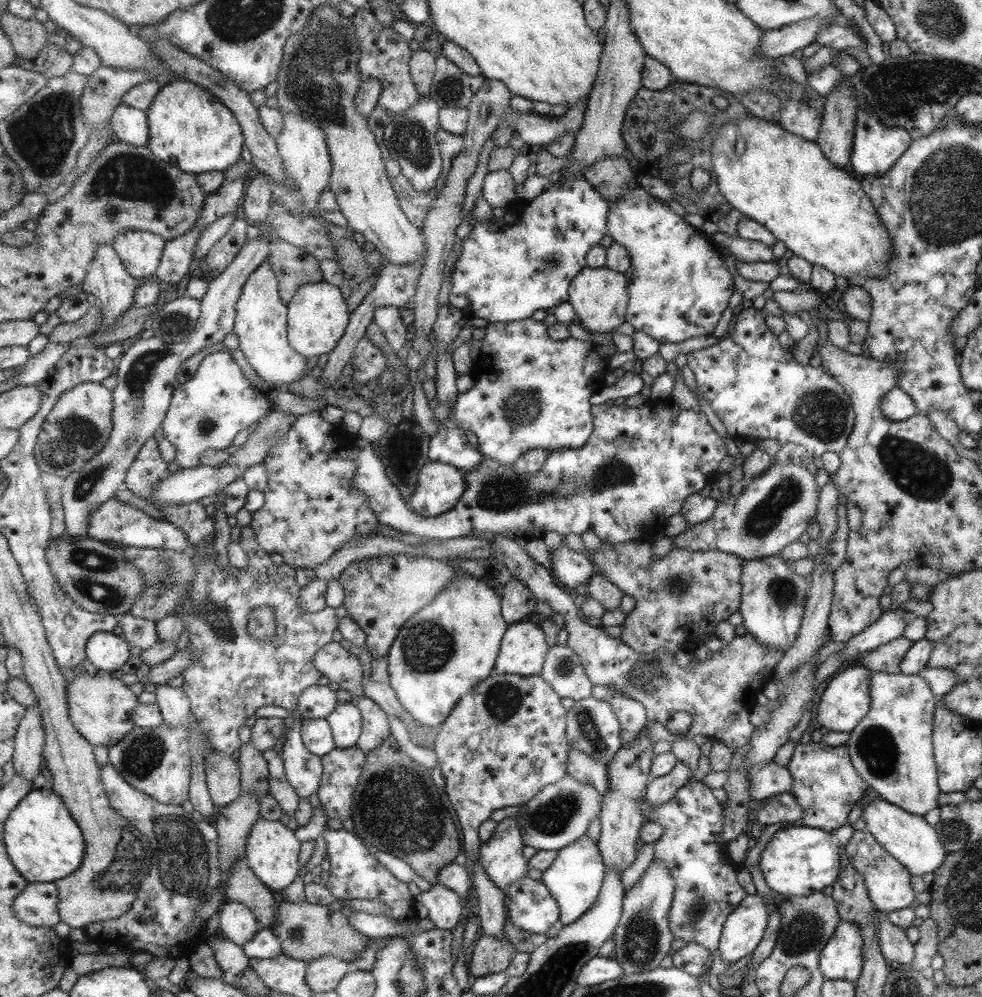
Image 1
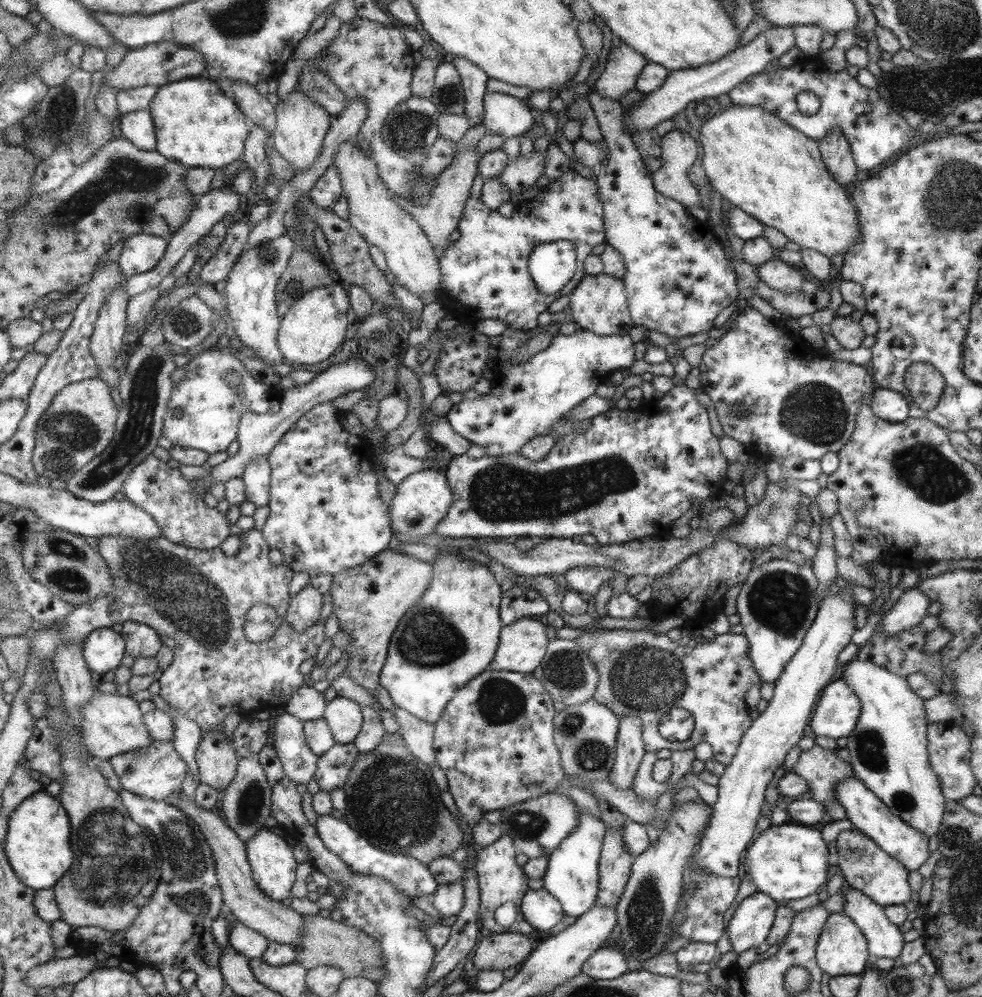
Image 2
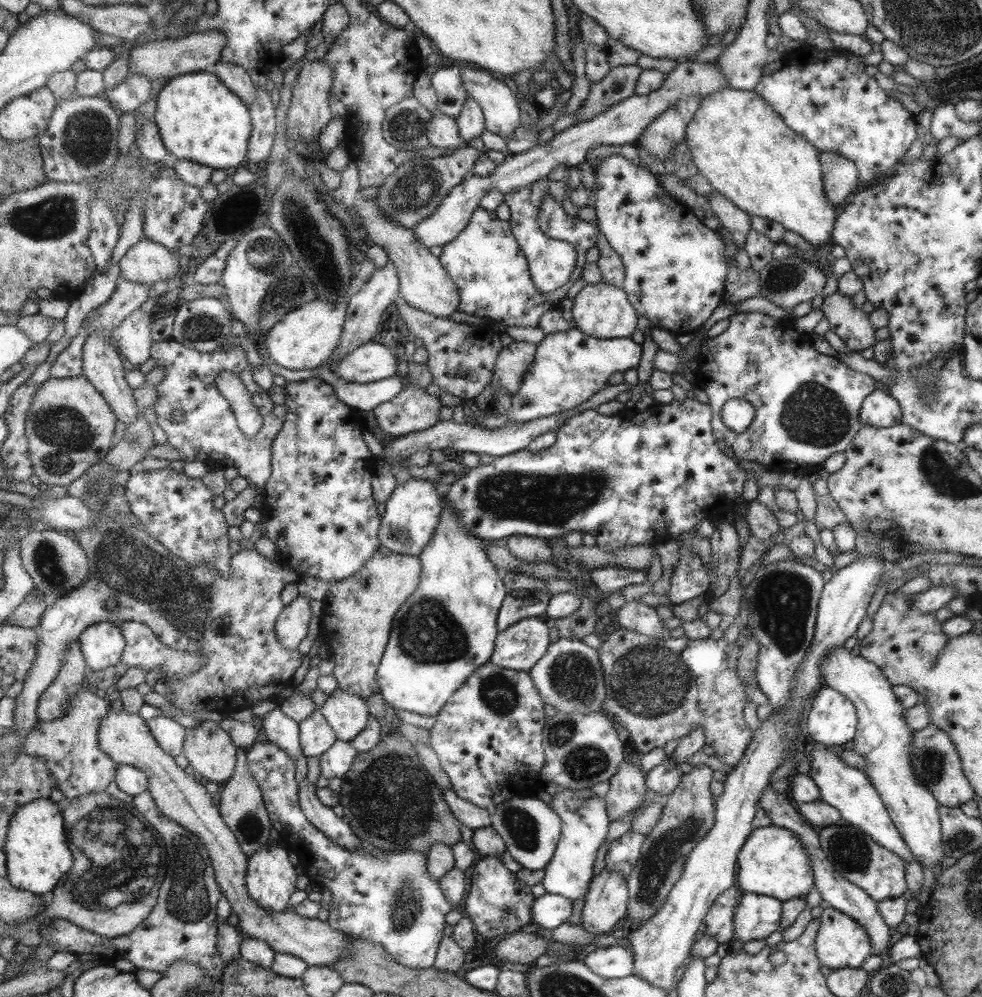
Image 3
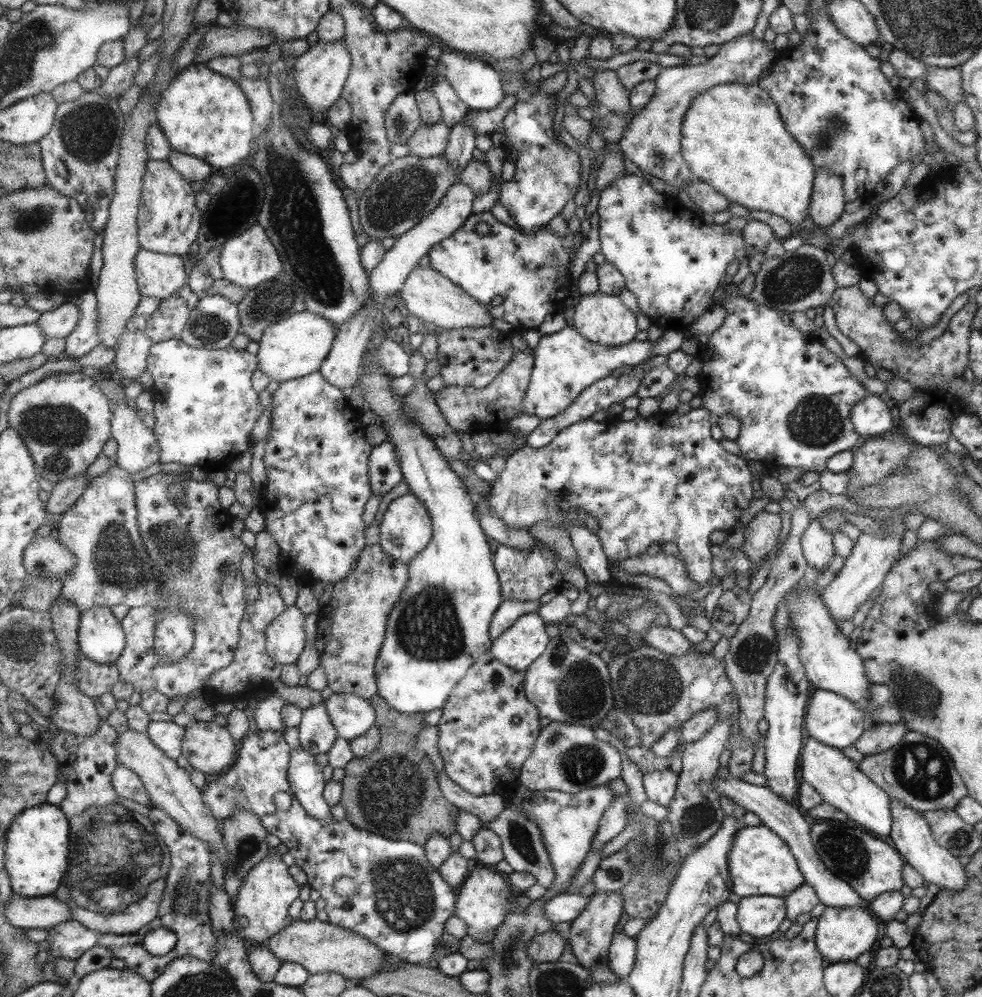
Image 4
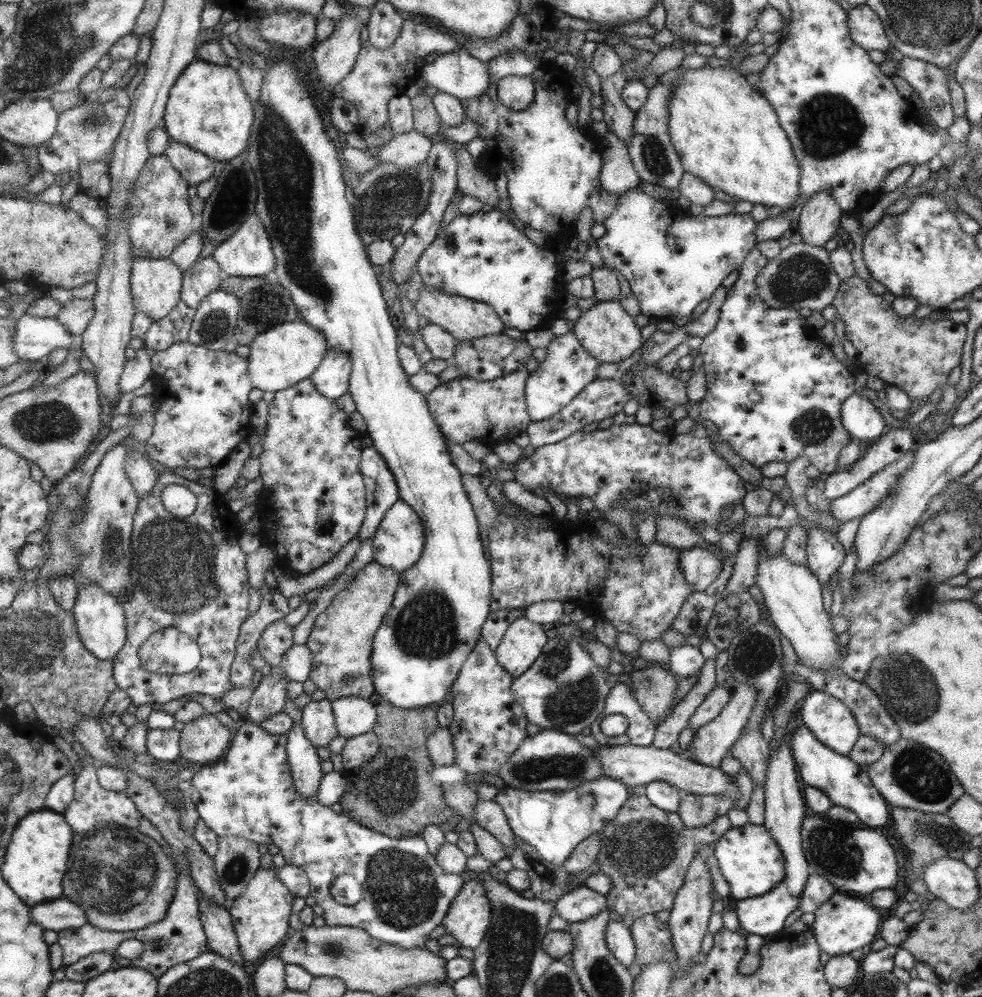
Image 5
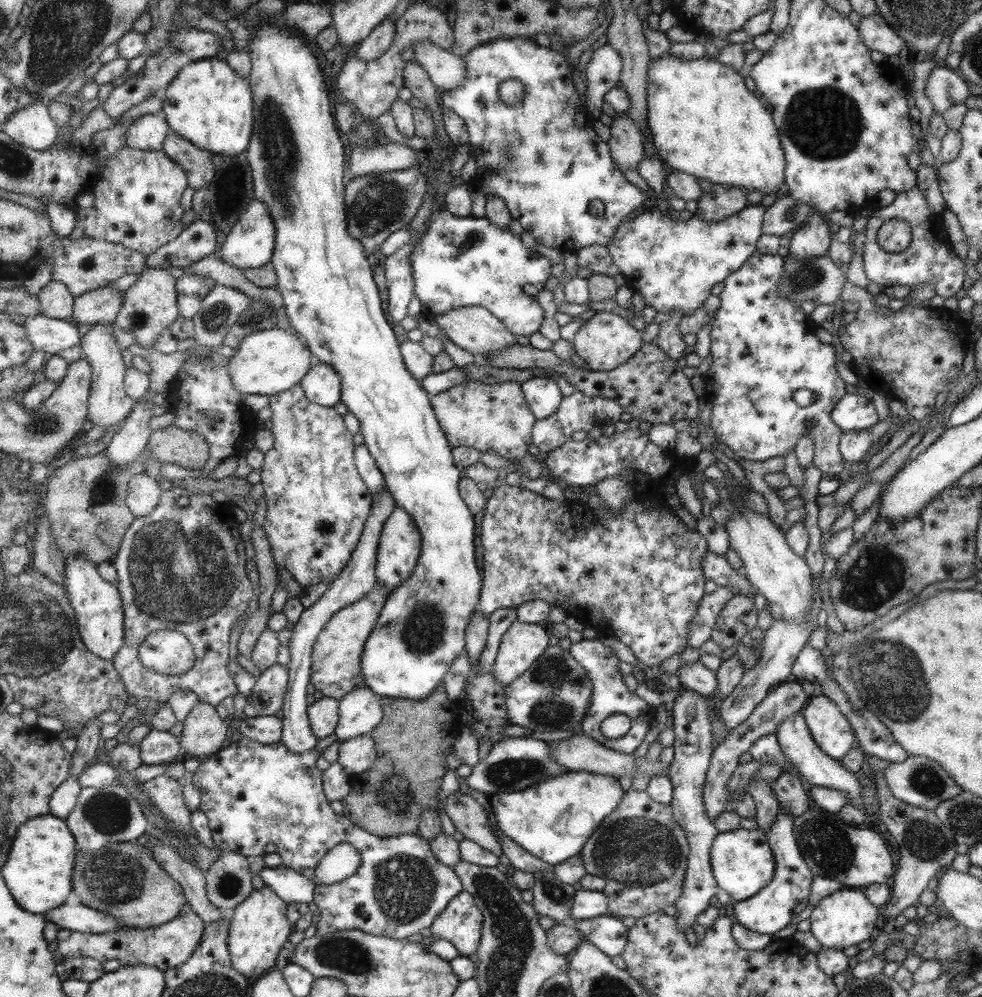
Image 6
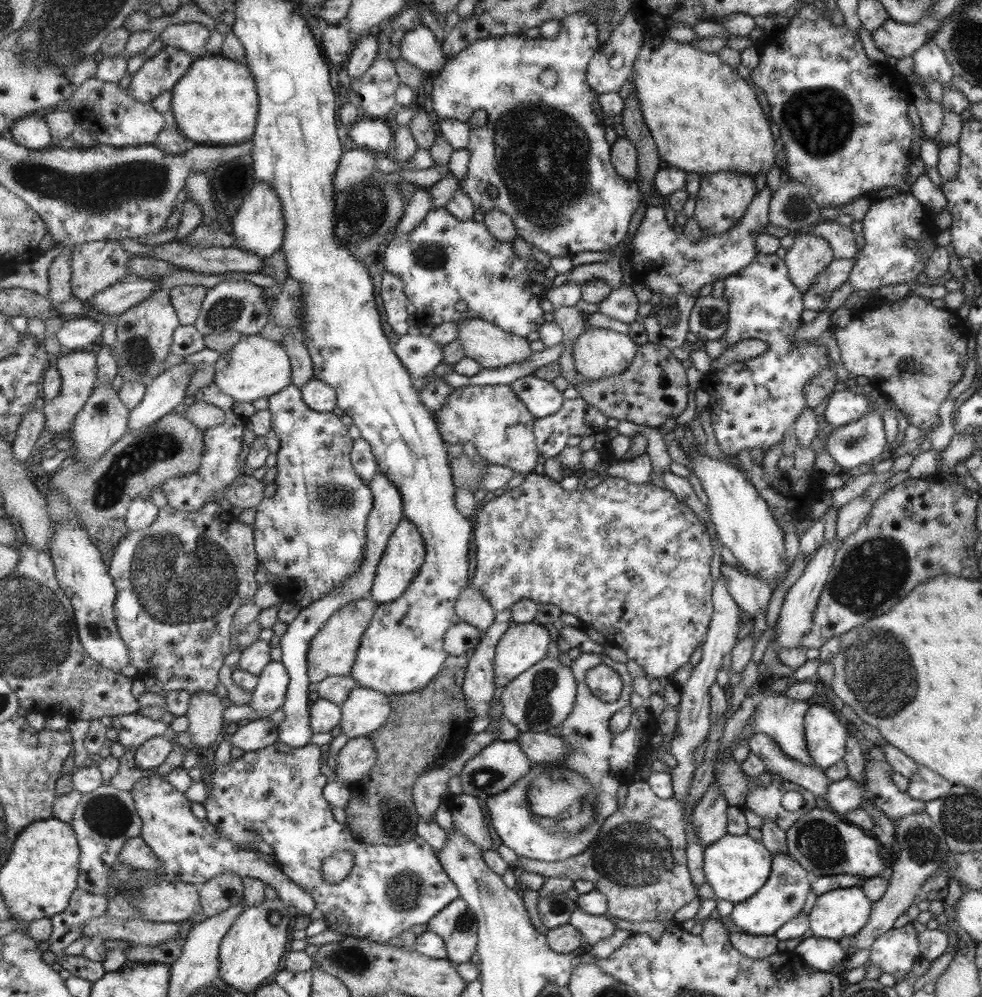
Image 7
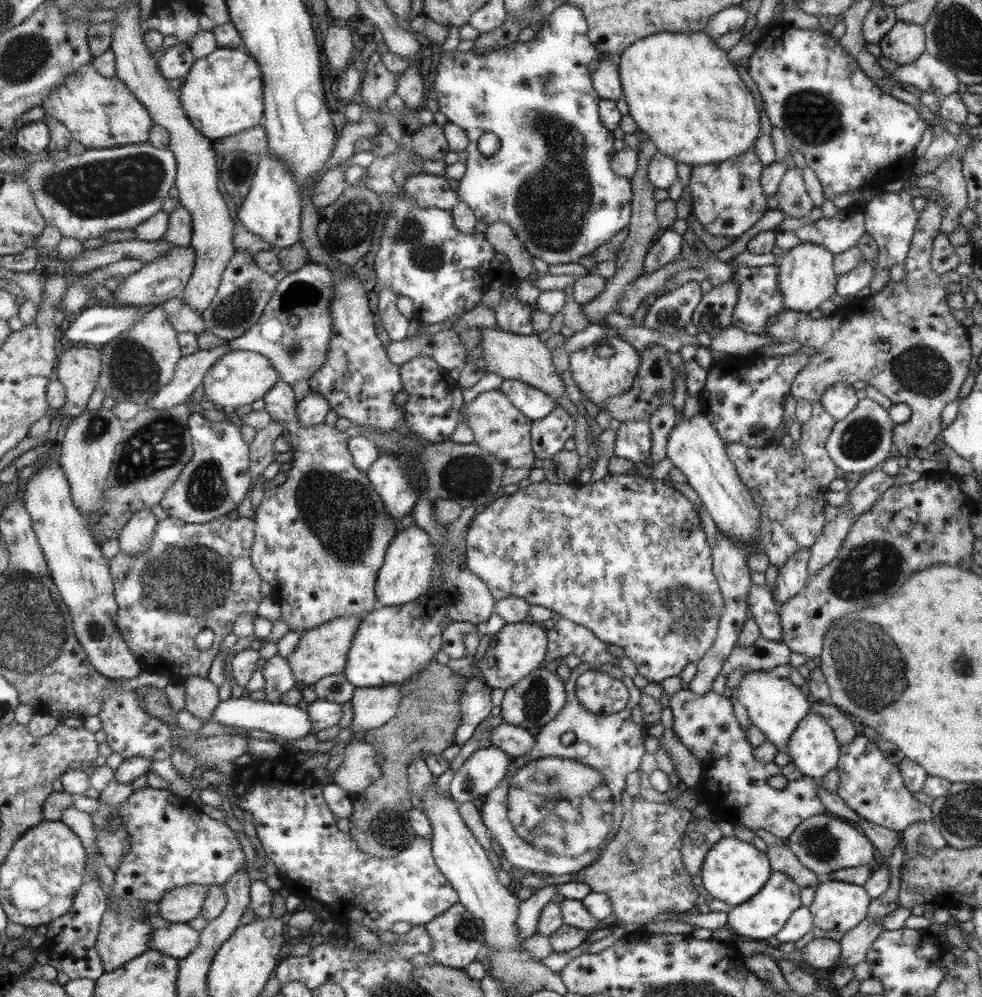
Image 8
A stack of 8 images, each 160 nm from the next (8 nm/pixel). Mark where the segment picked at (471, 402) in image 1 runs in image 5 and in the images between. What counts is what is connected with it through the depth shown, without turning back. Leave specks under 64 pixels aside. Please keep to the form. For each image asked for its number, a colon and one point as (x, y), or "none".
2: (539, 394)
3: (571, 366)
4: (566, 363)
5: (568, 368)

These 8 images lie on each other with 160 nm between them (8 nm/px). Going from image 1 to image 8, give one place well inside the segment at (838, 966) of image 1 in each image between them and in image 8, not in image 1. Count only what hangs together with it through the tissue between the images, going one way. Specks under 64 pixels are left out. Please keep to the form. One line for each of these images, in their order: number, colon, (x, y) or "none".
2: (842, 950)
3: (841, 942)
4: (842, 934)
5: (841, 924)
6: (843, 918)
7: (843, 912)
8: (837, 906)

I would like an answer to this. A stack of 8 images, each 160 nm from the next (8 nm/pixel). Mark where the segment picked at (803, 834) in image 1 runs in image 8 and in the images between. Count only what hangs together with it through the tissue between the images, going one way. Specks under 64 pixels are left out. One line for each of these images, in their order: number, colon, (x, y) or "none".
2: (786, 862)
3: (772, 862)
4: (761, 864)
5: (749, 859)
6: (743, 864)
7: (736, 867)
8: (733, 872)

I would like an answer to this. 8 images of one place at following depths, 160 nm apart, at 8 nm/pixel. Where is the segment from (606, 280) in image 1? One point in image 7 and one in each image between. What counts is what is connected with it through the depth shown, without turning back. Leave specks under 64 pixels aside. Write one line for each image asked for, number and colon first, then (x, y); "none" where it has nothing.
2: (599, 304)
3: (603, 310)
4: (601, 317)
5: (610, 334)
6: (607, 341)
7: (599, 353)

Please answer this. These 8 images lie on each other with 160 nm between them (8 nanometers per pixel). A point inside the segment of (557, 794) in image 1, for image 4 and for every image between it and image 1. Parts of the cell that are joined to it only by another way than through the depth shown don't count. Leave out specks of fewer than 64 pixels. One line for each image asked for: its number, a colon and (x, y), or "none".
2: (539, 825)
3: (531, 828)
4: (524, 849)

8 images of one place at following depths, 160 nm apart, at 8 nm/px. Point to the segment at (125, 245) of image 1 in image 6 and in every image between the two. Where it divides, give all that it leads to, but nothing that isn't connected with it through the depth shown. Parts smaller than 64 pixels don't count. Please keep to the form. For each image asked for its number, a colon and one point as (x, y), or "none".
2: (141, 253)
3: (148, 262)
4: (160, 275)
5: (156, 284)
6: (151, 306)

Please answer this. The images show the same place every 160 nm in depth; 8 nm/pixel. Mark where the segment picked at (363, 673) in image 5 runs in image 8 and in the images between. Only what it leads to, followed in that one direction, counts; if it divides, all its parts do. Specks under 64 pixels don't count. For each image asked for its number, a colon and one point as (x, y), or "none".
6: (337, 659)
7: (333, 651)
8: (324, 650)

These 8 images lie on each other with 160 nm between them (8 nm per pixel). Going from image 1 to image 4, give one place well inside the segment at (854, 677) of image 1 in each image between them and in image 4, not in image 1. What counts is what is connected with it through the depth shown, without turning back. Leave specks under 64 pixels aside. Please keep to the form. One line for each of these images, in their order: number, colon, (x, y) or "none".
2: (836, 715)
3: (832, 720)
4: (831, 719)

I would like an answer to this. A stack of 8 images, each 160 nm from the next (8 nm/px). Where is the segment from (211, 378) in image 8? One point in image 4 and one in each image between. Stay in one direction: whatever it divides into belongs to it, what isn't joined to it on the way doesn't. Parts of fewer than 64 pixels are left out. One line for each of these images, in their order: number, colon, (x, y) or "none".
4: (298, 346)
5: (280, 358)
6: (269, 362)
7: (256, 368)

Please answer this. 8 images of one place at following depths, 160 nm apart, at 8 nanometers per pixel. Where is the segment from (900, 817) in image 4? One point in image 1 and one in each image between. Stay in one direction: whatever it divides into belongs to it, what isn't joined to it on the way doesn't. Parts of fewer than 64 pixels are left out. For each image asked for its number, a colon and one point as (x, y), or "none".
1: (891, 748)
2: (888, 752)
3: (882, 739)

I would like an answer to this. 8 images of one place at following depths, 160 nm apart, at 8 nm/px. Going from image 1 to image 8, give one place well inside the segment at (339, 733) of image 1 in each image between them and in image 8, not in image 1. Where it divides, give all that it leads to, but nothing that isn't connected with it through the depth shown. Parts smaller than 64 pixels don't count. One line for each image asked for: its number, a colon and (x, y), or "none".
2: (346, 717)
3: (349, 714)
4: (354, 716)
5: (355, 716)
6: (361, 712)
7: (367, 710)
8: (372, 707)

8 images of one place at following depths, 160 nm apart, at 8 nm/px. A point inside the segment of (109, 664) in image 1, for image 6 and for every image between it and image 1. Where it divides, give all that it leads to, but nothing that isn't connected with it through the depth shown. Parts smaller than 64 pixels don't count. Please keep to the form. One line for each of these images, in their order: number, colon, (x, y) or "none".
2: (105, 648)
3: (103, 644)
4: (102, 638)
5: (102, 623)
6: (98, 604)

